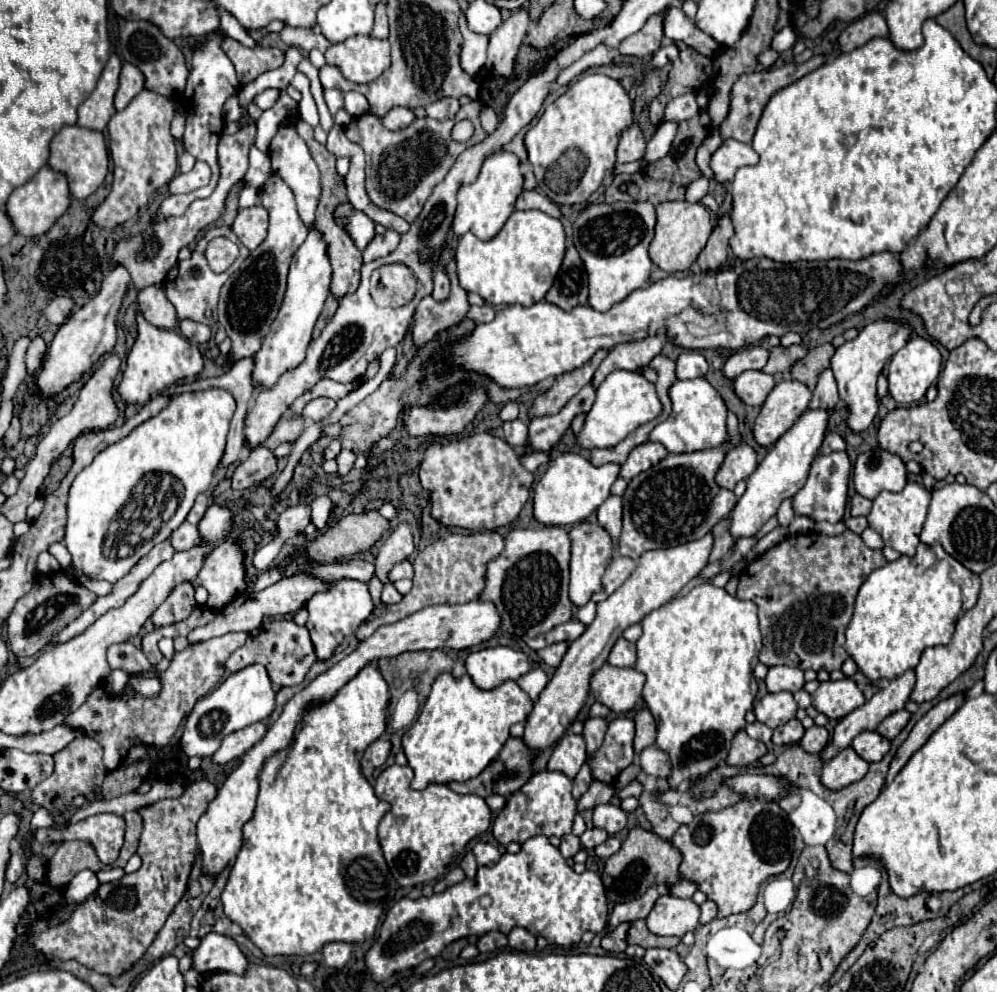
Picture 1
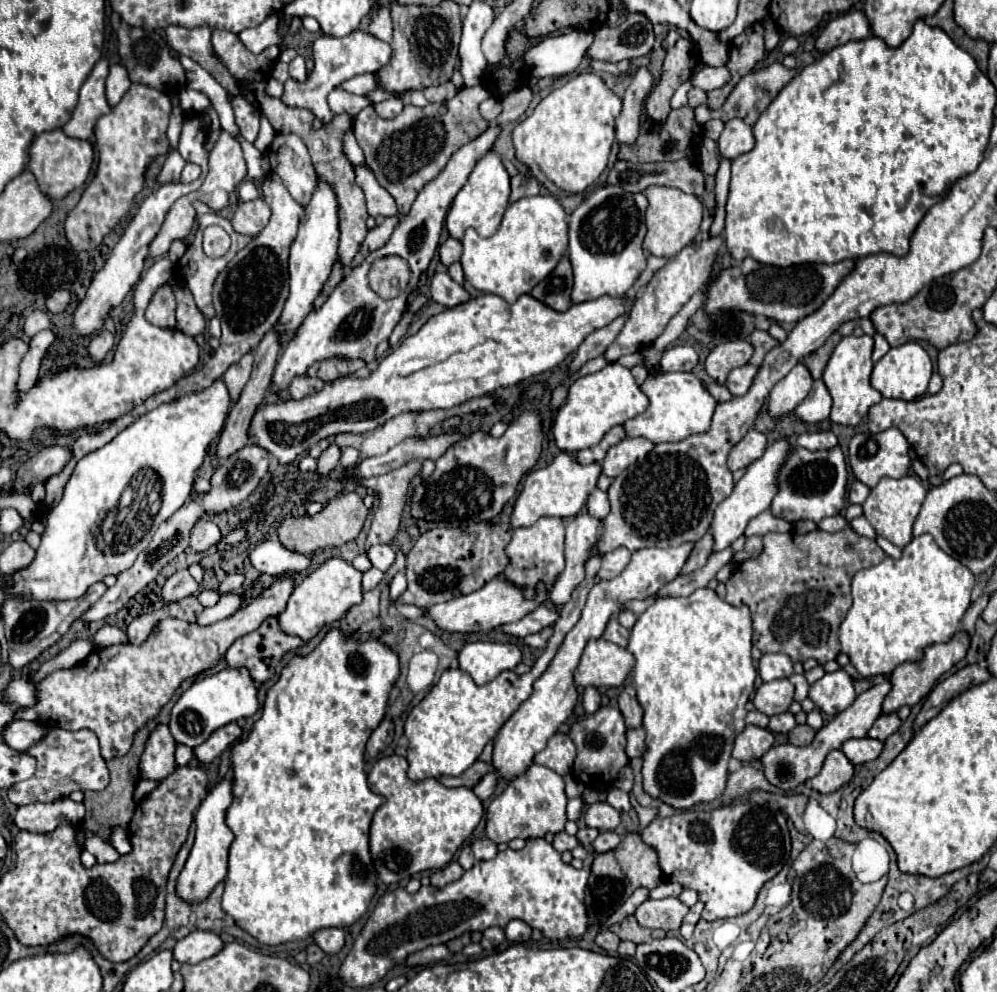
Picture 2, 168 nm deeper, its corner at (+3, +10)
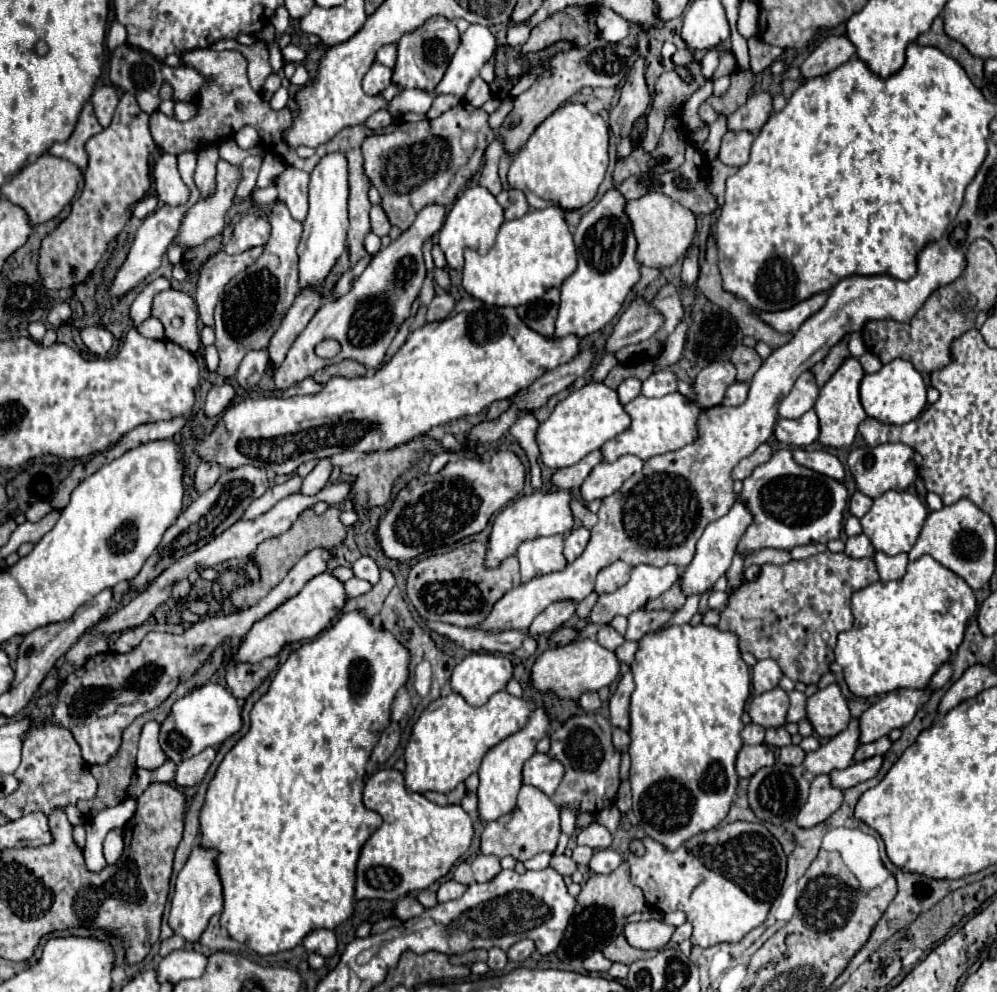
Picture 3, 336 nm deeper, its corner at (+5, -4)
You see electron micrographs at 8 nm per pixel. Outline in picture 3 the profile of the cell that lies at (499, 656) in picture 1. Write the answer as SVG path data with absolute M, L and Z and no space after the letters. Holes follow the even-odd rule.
M470 654L452 672L452 690L472 706L482 706L488 698L504 690L512 678L512 662L498 654Z

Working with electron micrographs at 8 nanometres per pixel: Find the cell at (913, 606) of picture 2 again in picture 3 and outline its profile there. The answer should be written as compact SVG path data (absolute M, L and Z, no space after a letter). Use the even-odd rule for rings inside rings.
M928 554L914 562L908 562L906 574L900 580L878 580L854 592L850 604L854 614L854 626L838 636L834 654L836 662L844 670L844 680L850 692L862 698L882 696L896 688L926 688L936 670L956 654L964 638L966 622L976 612L974 590L958 574L944 568Z

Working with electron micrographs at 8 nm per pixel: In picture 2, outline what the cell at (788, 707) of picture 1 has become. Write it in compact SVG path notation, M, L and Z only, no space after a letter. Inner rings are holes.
M782 678L782 680L772 680L772 682L764 682L754 696L754 706L756 710L760 710L766 716L774 716L774 714L782 714L788 712L790 704L794 700L794 686L790 684L790 680Z

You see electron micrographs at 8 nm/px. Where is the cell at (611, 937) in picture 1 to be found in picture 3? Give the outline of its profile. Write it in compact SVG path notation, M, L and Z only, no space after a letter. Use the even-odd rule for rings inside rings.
M600 950L584 960L584 968L588 972L608 972L610 966L612 966L612 960L606 960L606 956L602 956Z

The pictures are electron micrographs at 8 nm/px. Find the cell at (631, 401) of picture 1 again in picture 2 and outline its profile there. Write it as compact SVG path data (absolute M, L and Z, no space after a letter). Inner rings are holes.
M618 362L608 364L604 370L596 374L580 376L568 390L564 406L558 408L552 434L558 450L562 452L578 452L588 446L600 442L600 438L616 424L624 424L626 420L642 414L648 408L648 398L644 398L640 386L634 382L628 368Z

